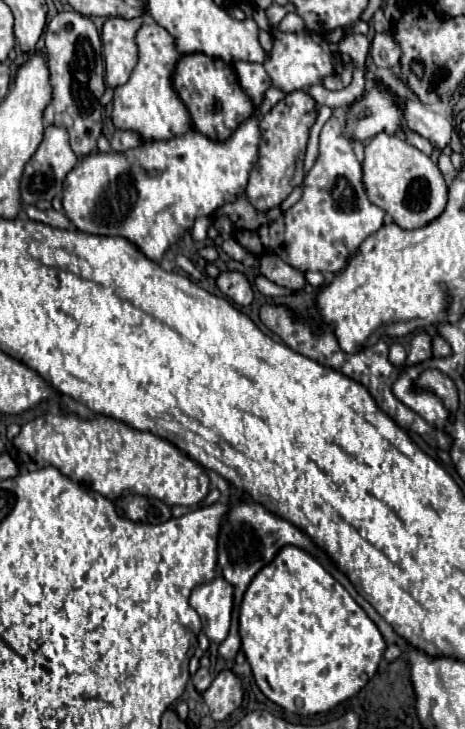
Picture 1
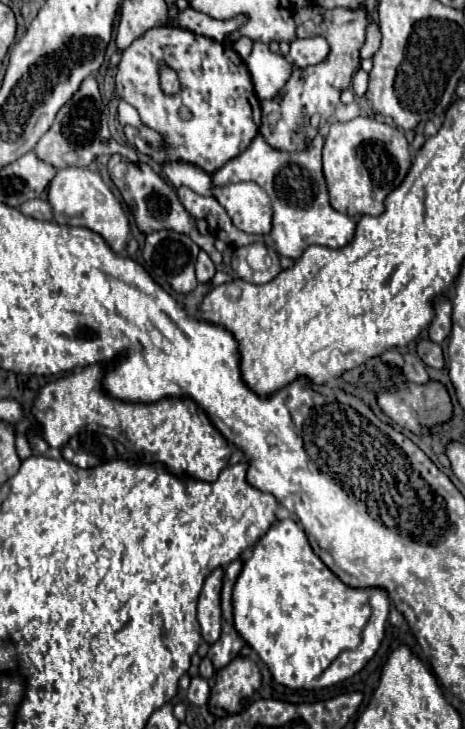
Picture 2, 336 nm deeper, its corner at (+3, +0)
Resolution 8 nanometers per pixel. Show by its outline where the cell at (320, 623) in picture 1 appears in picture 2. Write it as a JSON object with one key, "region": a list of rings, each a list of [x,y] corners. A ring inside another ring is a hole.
{"region":[[[293,519],[271,525],[259,539],[253,555],[243,563],[243,571],[233,587],[235,629],[251,645],[261,661],[269,667],[273,679],[289,689],[325,689],[341,683],[335,669],[343,677],[359,673],[381,645],[391,601],[379,589],[351,589],[313,553],[305,531]]]}

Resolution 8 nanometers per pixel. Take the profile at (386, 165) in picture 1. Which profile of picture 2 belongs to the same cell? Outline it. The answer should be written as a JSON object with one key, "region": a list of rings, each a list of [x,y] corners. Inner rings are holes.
{"region":[[[357,117],[347,123],[333,123],[323,147],[323,173],[331,205],[351,217],[381,215],[387,195],[397,189],[411,169],[409,143],[405,135],[371,117]]]}

